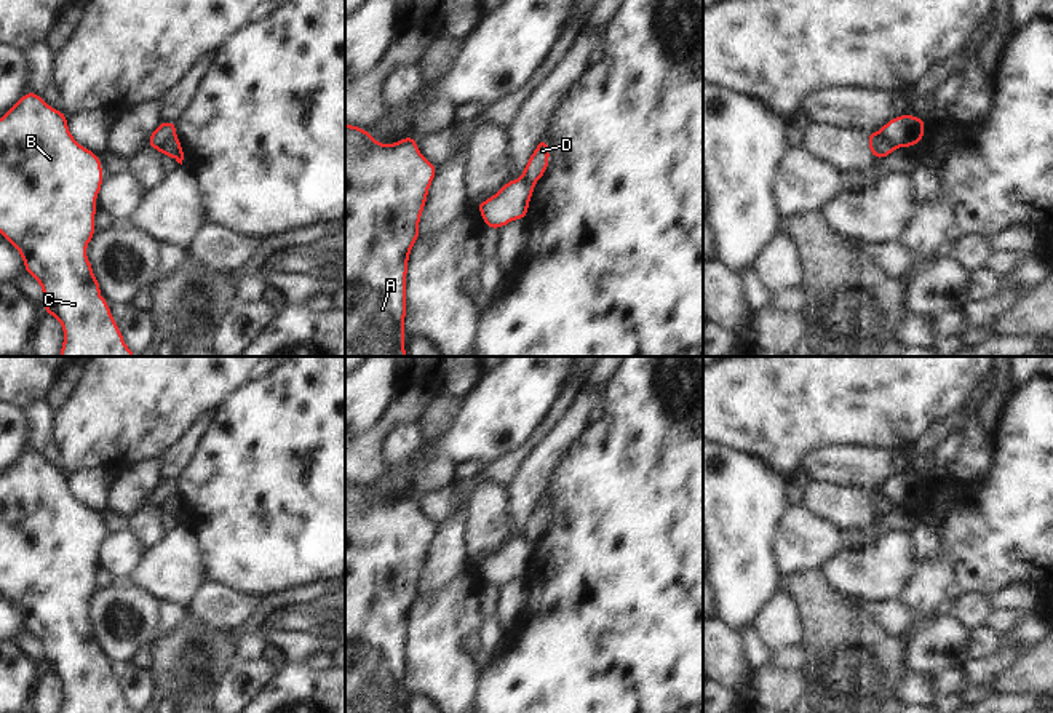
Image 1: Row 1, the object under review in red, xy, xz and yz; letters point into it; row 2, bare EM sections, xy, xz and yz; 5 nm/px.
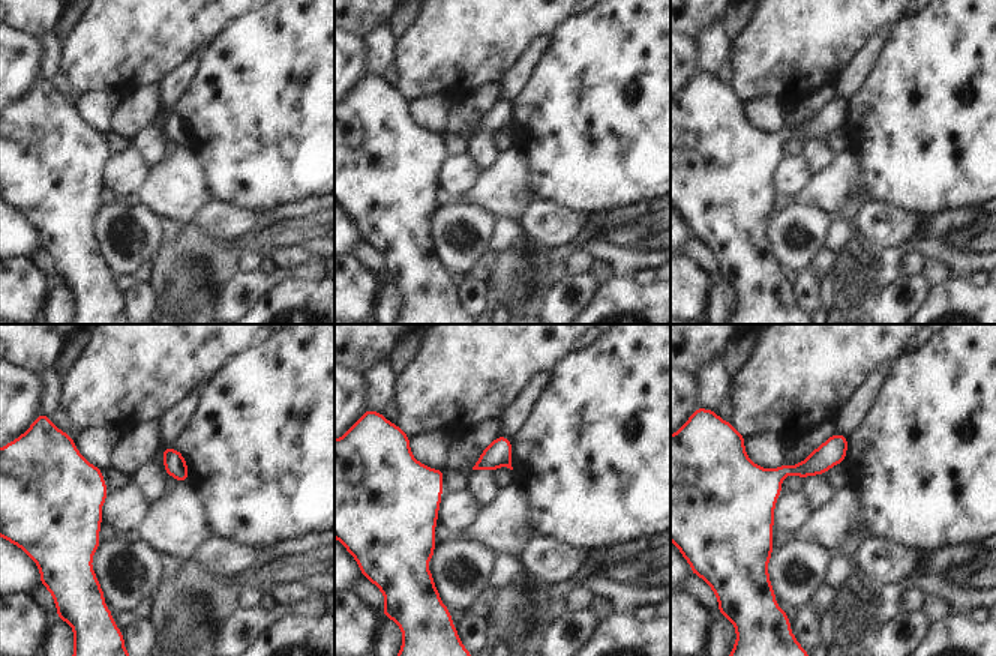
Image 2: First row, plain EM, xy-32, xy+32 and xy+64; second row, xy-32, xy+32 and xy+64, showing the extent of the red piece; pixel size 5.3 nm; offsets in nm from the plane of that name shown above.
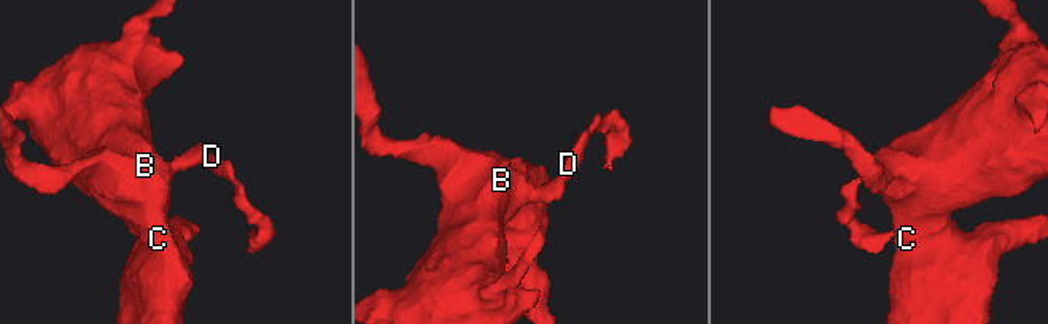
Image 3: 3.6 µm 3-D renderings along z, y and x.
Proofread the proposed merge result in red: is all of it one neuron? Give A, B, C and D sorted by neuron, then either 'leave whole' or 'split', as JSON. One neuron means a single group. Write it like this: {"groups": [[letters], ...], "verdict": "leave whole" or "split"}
{"groups": [["A", "B", "C"], ["D"]], "verdict": "split"}

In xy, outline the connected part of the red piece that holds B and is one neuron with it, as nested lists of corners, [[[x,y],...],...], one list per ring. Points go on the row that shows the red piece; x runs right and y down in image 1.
[[[27,91],[13,109],[0,118],[0,233],[16,246],[21,253],[26,272],[32,275],[42,286],[45,294],[43,310],[56,317],[62,323],[64,345],[59,356],[136,356],[125,344],[121,331],[117,326],[107,304],[107,297],[101,299],[101,286],[96,275],[91,273],[93,262],[86,261],[86,243],[94,238],[93,219],[96,216],[96,195],[102,190],[102,165],[97,155],[81,147],[67,128],[67,115],[42,101],[37,93]]]

